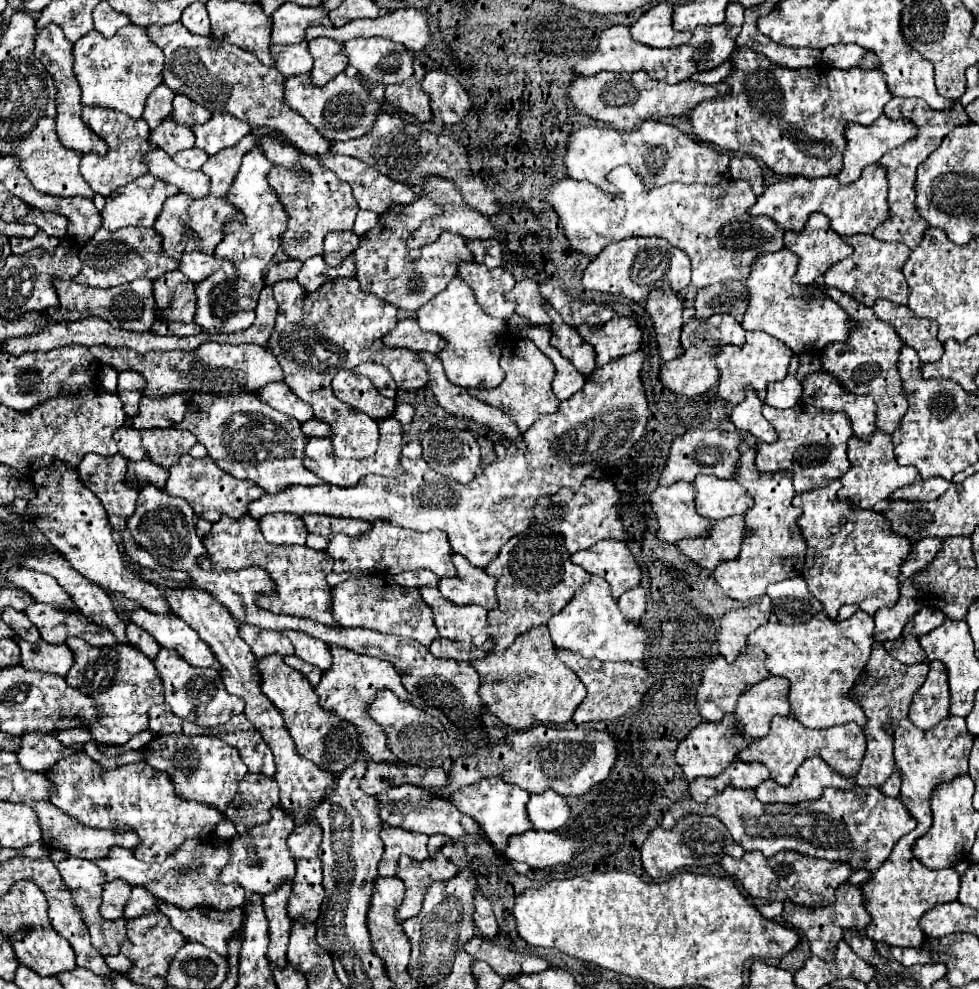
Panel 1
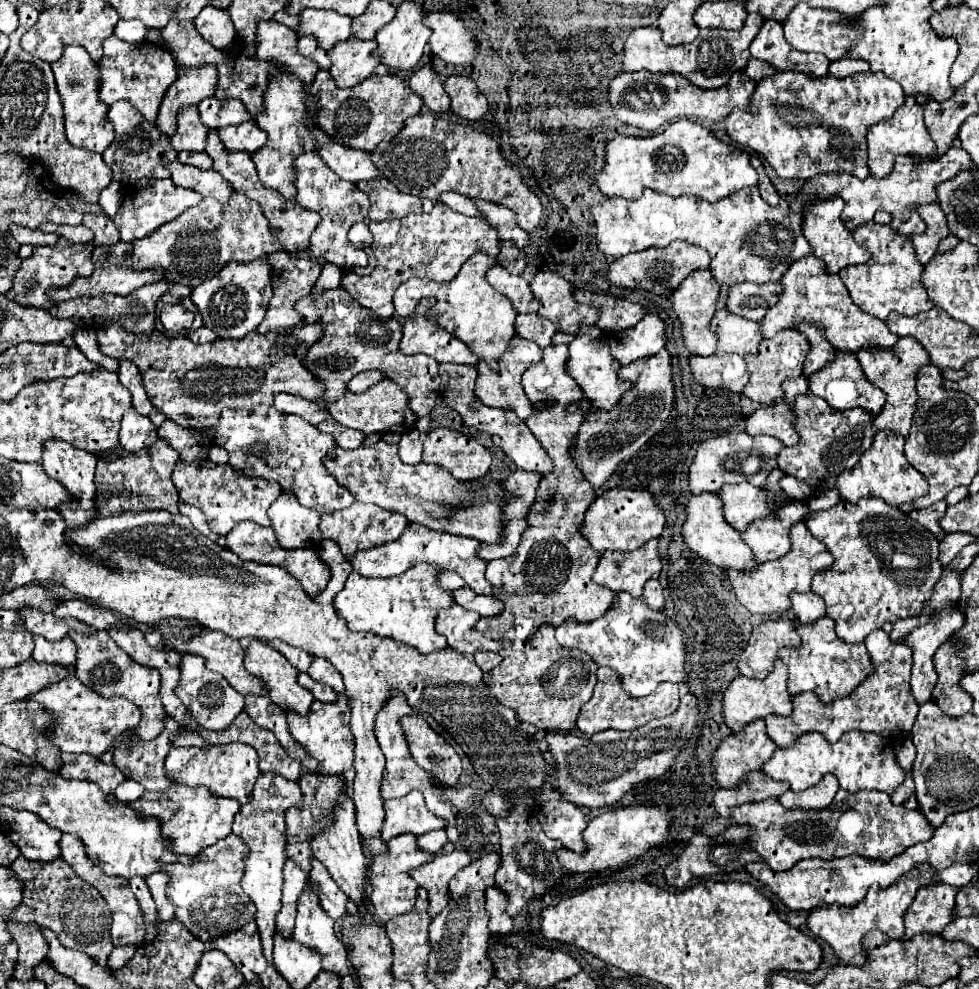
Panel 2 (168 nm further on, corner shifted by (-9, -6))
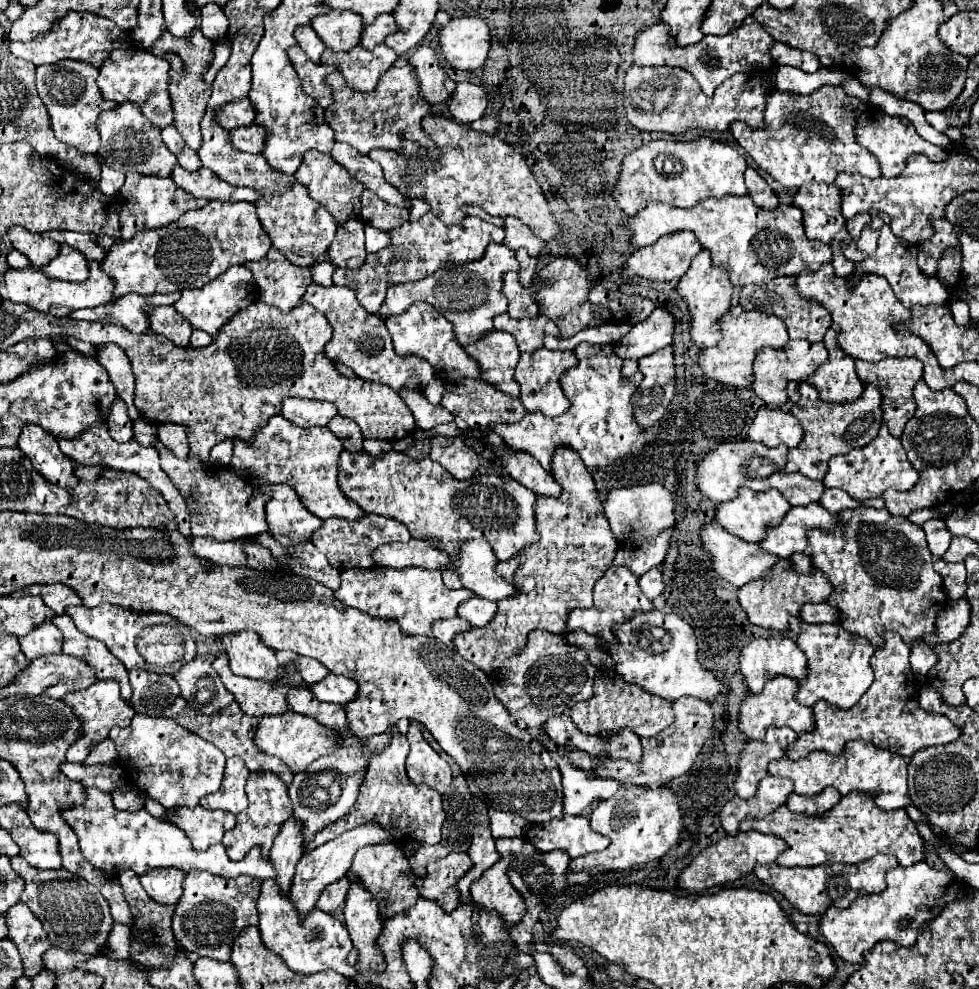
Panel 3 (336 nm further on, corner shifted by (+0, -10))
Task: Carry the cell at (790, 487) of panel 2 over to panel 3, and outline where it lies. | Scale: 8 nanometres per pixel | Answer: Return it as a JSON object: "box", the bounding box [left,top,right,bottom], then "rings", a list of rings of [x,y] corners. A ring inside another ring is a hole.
{"box":[696,440,826,506],"rings":[[[750,440],[720,444],[714,452],[710,452],[698,464],[696,486],[706,498],[710,498],[714,502],[728,502],[732,498],[736,498],[738,488],[742,488],[742,486],[752,488],[756,492],[776,488],[784,494],[784,498],[788,498],[788,502],[792,506],[808,506],[808,504],[820,500],[822,492],[826,490],[826,488],[822,488],[822,480],[810,480],[810,478],[806,478],[804,474],[798,474],[798,472],[788,474],[784,470],[786,454],[788,454],[788,446],[766,448],[764,444],[750,442]]]}

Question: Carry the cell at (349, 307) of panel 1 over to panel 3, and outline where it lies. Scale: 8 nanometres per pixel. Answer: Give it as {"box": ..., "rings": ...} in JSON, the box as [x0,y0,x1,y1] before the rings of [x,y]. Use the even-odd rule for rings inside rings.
{"box":[304,284,434,392],"rings":[[[310,284],[304,294],[304,300],[322,312],[334,328],[334,336],[332,336],[330,344],[326,346],[326,354],[332,362],[342,362],[348,368],[352,368],[356,372],[356,376],[362,376],[362,378],[374,380],[374,382],[382,382],[382,384],[394,388],[396,392],[400,392],[402,388],[422,392],[426,388],[426,384],[430,382],[430,378],[434,376],[432,366],[424,358],[400,356],[394,352],[394,346],[392,346],[384,320],[376,314],[368,314],[362,308],[362,304],[356,300],[354,290],[342,288],[342,286],[324,288],[324,286]]]}

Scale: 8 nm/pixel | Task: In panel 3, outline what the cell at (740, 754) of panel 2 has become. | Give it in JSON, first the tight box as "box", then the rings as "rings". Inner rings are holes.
{"box":[736,728,798,798],"rings":[[[770,728],[764,740],[750,740],[740,754],[736,794],[752,798],[762,778],[768,776],[768,762],[784,758],[788,746],[796,742],[798,734],[792,728]]]}

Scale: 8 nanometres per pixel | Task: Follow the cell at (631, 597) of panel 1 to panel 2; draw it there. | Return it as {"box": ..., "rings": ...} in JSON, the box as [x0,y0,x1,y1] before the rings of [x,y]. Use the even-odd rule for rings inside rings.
{"box":[641,578,663,610],"rings":[[[651,578],[651,580],[645,584],[641,596],[643,596],[643,600],[645,600],[645,604],[647,604],[649,608],[653,608],[653,610],[661,610],[661,608],[663,608],[663,588],[661,588],[659,580]]]}

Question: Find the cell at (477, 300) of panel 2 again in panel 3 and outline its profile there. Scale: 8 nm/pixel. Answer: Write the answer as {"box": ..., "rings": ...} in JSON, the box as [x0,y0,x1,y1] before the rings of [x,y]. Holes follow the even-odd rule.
{"box":[378,242,520,344],"rings":[[[492,242],[484,258],[480,260],[466,262],[466,264],[448,264],[446,268],[436,270],[436,274],[430,274],[428,278],[388,286],[386,300],[380,306],[378,314],[380,318],[388,318],[388,316],[404,312],[410,306],[410,302],[432,302],[442,310],[448,322],[452,322],[458,342],[468,344],[474,338],[480,338],[480,334],[494,330],[492,326],[494,314],[504,314],[508,308],[506,296],[502,294],[502,278],[506,272],[518,272],[518,270],[520,266],[518,266],[514,250],[510,250],[504,244]]]}

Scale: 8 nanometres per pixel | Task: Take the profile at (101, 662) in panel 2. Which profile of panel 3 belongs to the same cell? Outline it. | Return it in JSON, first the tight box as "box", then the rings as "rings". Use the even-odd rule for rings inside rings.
{"box":[52,614,132,702],"rings":[[[68,614],[56,616],[56,618],[52,618],[52,622],[64,634],[62,652],[78,656],[78,658],[84,658],[96,670],[98,678],[116,678],[120,682],[120,690],[124,694],[124,700],[130,702],[132,688],[130,688],[130,682],[128,682],[128,670],[124,668],[124,664],[102,642],[82,634],[74,626],[74,622],[72,622],[72,618]]]}

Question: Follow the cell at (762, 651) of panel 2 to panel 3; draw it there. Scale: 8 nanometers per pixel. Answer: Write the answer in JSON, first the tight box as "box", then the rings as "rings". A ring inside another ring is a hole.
{"box":[740,638,808,694],"rings":[[[756,638],[752,640],[740,654],[740,670],[746,678],[746,684],[750,688],[752,694],[760,694],[764,684],[768,680],[772,680],[774,676],[788,676],[794,680],[804,680],[808,676],[808,668],[806,668],[806,656],[804,652],[796,646],[796,642],[788,640],[788,638]]]}

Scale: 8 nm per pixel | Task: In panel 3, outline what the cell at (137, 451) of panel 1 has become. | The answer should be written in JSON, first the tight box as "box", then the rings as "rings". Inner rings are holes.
{"box":[106,398,132,442],"rings":[[[114,398],[114,402],[110,404],[108,410],[108,418],[106,418],[106,426],[110,436],[116,442],[130,442],[132,440],[132,422],[126,414],[126,404],[122,398]]]}

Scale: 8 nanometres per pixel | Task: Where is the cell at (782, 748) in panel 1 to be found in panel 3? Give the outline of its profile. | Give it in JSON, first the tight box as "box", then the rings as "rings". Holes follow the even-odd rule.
{"box":[768,740,910,810],"rings":[[[852,740],[852,742],[848,742],[844,754],[840,754],[840,756],[812,752],[808,758],[802,758],[802,760],[782,758],[782,760],[770,762],[768,772],[772,776],[790,778],[794,782],[796,792],[804,794],[804,796],[820,794],[828,786],[836,788],[842,796],[850,794],[852,790],[868,790],[868,794],[872,794],[874,802],[880,808],[896,810],[896,808],[906,808],[910,804],[906,766],[908,766],[908,762],[906,762],[906,758],[900,758],[900,754],[892,754],[888,750],[870,746],[870,742]]]}

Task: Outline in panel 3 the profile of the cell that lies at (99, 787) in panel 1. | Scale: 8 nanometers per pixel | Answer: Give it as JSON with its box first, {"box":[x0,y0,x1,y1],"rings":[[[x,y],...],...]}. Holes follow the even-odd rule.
{"box":[166,806,236,850],"rings":[[[202,806],[182,808],[176,814],[166,814],[168,822],[176,824],[188,838],[192,838],[192,846],[196,850],[206,850],[212,844],[220,844],[226,830],[232,830],[236,818],[226,810],[206,810]]]}

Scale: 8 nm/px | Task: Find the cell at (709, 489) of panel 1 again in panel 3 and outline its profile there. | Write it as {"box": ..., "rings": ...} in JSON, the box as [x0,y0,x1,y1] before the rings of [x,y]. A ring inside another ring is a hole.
{"box":[716,488,792,542],"rings":[[[740,488],[734,500],[718,504],[716,522],[746,542],[762,542],[766,538],[766,530],[770,526],[780,524],[790,508],[792,506],[788,504],[788,500],[776,488],[770,488],[768,492],[754,492],[750,488]]]}

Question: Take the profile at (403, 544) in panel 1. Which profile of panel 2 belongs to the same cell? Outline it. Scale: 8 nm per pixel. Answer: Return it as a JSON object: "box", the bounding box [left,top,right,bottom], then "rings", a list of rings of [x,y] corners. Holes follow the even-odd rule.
{"box":[349,522,491,594],"rings":[[[413,522],[405,528],[405,534],[401,534],[401,538],[397,538],[397,540],[385,544],[385,546],[377,546],[373,550],[361,550],[349,562],[351,562],[353,570],[363,578],[401,576],[401,574],[405,574],[405,570],[409,570],[417,564],[433,564],[437,568],[457,572],[465,580],[465,584],[471,590],[475,590],[477,594],[491,594],[489,582],[485,580],[485,566],[487,564],[481,562],[481,558],[475,556],[475,550],[477,550],[477,540],[473,540],[473,538],[435,532],[427,526],[421,526],[421,524]]]}

